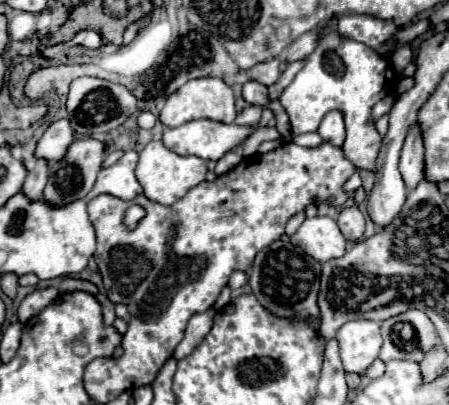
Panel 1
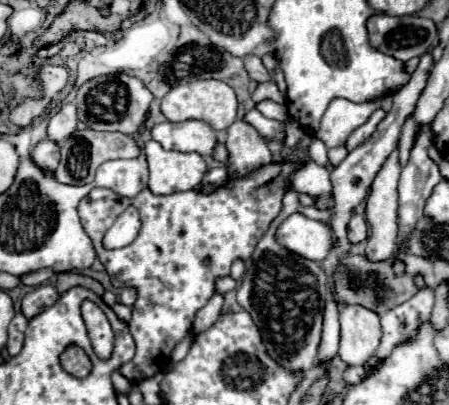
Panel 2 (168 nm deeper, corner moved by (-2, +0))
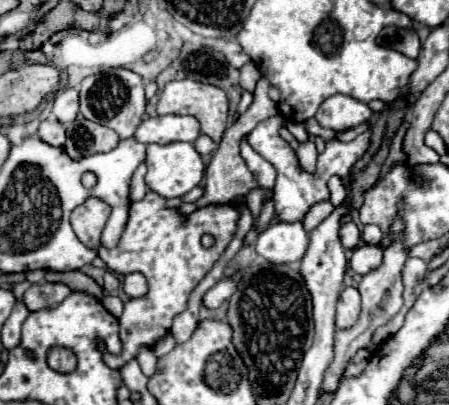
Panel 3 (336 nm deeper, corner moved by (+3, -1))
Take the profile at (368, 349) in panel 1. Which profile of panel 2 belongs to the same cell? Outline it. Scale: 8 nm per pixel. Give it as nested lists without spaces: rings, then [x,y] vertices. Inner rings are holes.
[[[345,305],[339,311],[339,321],[341,341],[337,355],[347,365],[365,365],[381,343],[379,315],[361,305]]]

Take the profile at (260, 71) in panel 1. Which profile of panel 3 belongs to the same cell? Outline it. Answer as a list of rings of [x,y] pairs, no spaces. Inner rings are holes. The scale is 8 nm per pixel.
[[[262,76],[256,84],[256,90],[254,90],[254,102],[250,104],[250,108],[238,118],[236,124],[232,124],[226,132],[224,132],[224,138],[210,162],[210,166],[206,168],[206,192],[202,194],[202,198],[196,200],[196,208],[204,208],[204,206],[212,206],[212,204],[228,204],[234,196],[246,196],[252,188],[256,188],[256,180],[252,176],[252,172],[248,170],[244,158],[240,156],[240,140],[244,136],[248,136],[252,132],[252,128],[270,118],[270,116],[276,116],[278,114],[278,106],[276,102],[272,102],[268,98],[268,88],[270,88],[270,82],[266,76]]]

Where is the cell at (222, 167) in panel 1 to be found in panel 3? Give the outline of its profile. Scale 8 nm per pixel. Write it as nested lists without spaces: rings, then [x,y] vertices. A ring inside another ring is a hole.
[[[200,134],[200,136],[194,140],[194,148],[196,148],[202,156],[206,156],[206,154],[210,154],[210,152],[216,150],[216,144],[214,144],[206,134]]]

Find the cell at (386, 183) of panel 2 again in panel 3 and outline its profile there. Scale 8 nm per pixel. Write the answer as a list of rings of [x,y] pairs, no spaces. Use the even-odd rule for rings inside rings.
[[[360,246],[354,250],[352,260],[350,260],[350,268],[358,274],[368,274],[372,270],[376,270],[382,264],[382,250],[376,246]]]

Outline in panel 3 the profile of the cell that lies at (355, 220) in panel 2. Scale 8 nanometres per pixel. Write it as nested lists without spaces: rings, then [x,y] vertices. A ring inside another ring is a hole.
[[[354,222],[342,224],[342,228],[340,228],[340,240],[342,240],[342,246],[346,250],[356,248],[360,244],[360,230],[358,230],[358,226]]]

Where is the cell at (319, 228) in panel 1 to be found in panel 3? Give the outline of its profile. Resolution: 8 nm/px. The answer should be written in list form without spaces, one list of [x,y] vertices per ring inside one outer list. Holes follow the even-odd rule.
[[[272,222],[256,240],[256,252],[274,264],[290,264],[302,260],[308,248],[308,234],[300,222]]]

